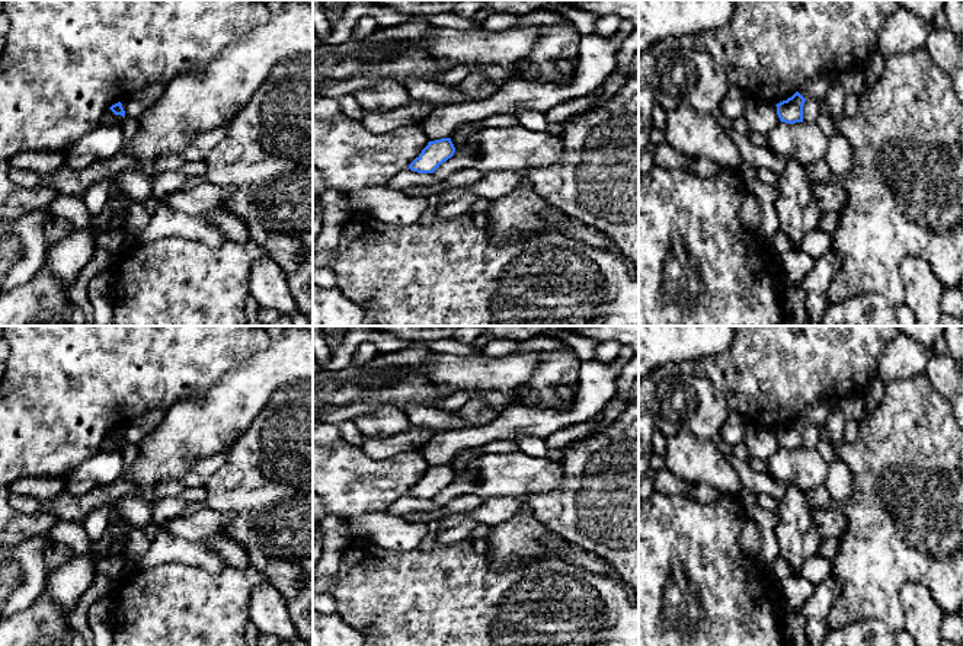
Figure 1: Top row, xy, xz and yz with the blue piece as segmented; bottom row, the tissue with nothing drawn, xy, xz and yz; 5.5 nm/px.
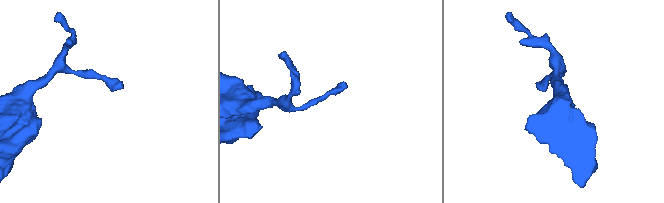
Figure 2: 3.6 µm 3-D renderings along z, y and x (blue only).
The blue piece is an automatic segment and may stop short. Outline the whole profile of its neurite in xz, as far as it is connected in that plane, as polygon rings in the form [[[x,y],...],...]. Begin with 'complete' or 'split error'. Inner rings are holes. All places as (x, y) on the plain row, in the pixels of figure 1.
complete; [[[451,464],[429,467],[407,495],[417,499],[433,499],[444,487],[451,484],[454,479],[455,473]]]

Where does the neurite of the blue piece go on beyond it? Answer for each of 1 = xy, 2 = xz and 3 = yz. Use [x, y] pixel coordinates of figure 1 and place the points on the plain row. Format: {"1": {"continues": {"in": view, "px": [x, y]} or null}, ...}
{"1": {"continues": null}, "2": {"continues": null}, "3": {"continues": null}}

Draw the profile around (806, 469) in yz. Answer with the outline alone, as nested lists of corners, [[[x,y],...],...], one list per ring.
[[[780,448],[767,460],[767,470],[781,486],[794,484],[807,493],[825,484],[829,463],[816,448]]]

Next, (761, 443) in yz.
[[[748,423],[746,426],[743,442],[748,448],[749,457],[761,458],[765,461],[781,448],[777,441],[775,431],[752,423]]]

